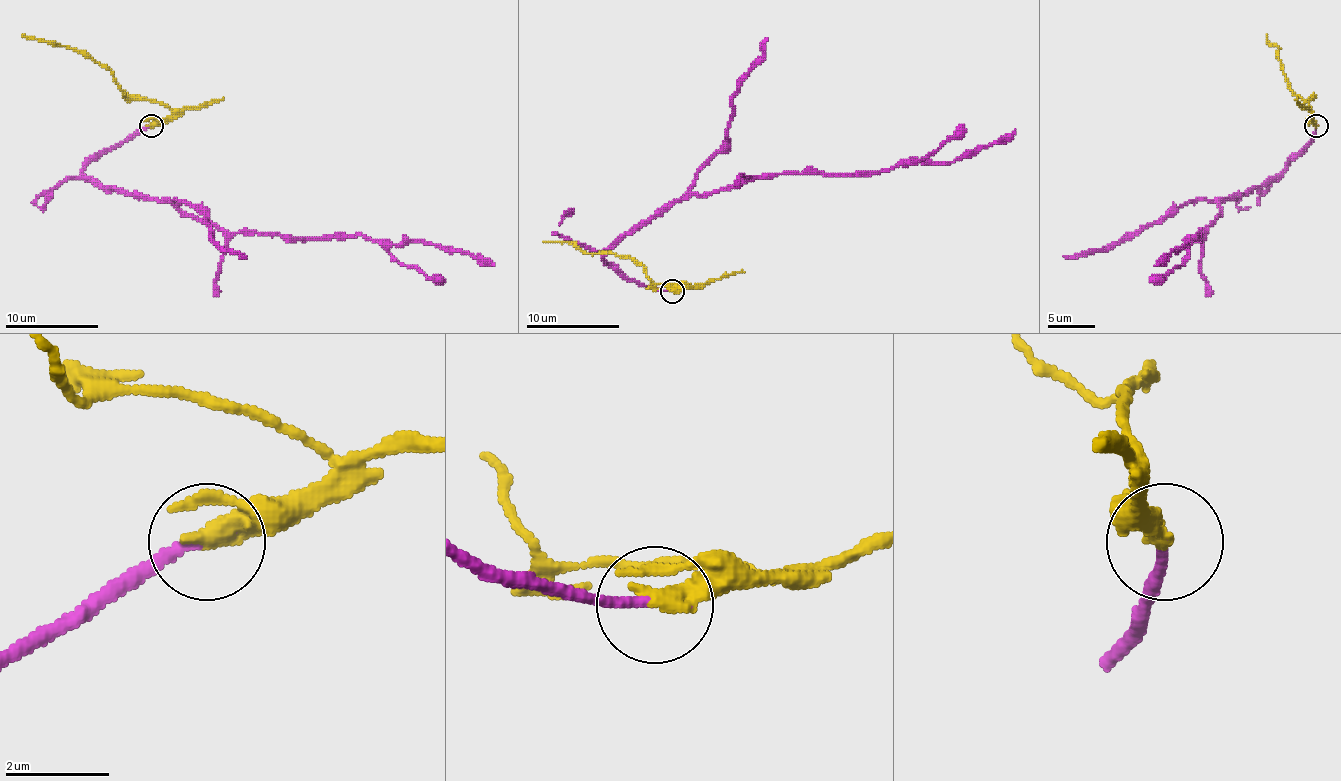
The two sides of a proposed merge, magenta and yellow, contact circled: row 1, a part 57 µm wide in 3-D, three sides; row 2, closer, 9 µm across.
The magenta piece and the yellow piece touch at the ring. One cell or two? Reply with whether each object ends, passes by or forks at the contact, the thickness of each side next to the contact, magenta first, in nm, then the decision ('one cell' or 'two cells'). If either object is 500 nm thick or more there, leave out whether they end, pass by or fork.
magenta ends; yellow ends; calibres 200 and 400 nm; two cells

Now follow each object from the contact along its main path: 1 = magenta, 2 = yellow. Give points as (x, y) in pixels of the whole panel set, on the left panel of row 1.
1: (151, 125), (104, 149), (83, 172), (104, 186), (167, 200), (230, 233), (431, 242), (482, 256), (494, 265)
2: (151, 125), (160, 125), (172, 114), (167, 106), (134, 99), (120, 88), (111, 71), (71, 48), (22, 34)

